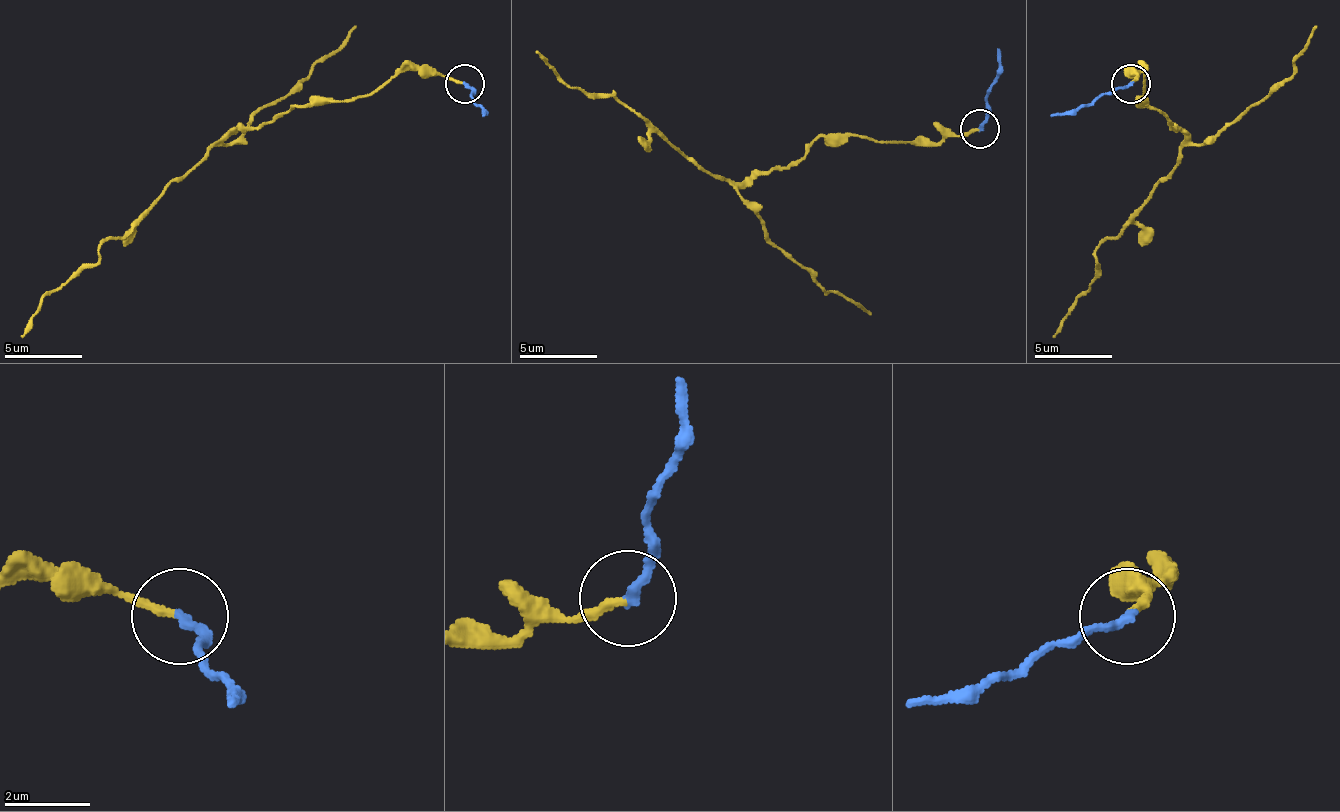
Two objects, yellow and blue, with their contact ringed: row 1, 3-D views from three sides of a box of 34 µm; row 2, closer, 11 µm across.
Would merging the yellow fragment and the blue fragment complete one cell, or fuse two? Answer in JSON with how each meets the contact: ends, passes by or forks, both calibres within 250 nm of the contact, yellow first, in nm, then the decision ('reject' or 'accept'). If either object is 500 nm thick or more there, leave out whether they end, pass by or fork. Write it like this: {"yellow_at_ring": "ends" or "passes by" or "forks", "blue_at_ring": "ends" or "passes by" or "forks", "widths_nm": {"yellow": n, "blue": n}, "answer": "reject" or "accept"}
{"yellow_at_ring": "ends", "blue_at_ring": "ends", "widths_nm": {"yellow": 180, "blue": 220}, "answer": "accept"}

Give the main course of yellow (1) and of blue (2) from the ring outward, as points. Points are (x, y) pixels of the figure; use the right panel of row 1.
1: (1131, 83), (1147, 71), (1139, 102), (1185, 137), (1182, 160), (1116, 238), (1096, 249), (1089, 288), (1054, 339)
2: (1131, 83), (1092, 98), (1077, 110), (1050, 118)

